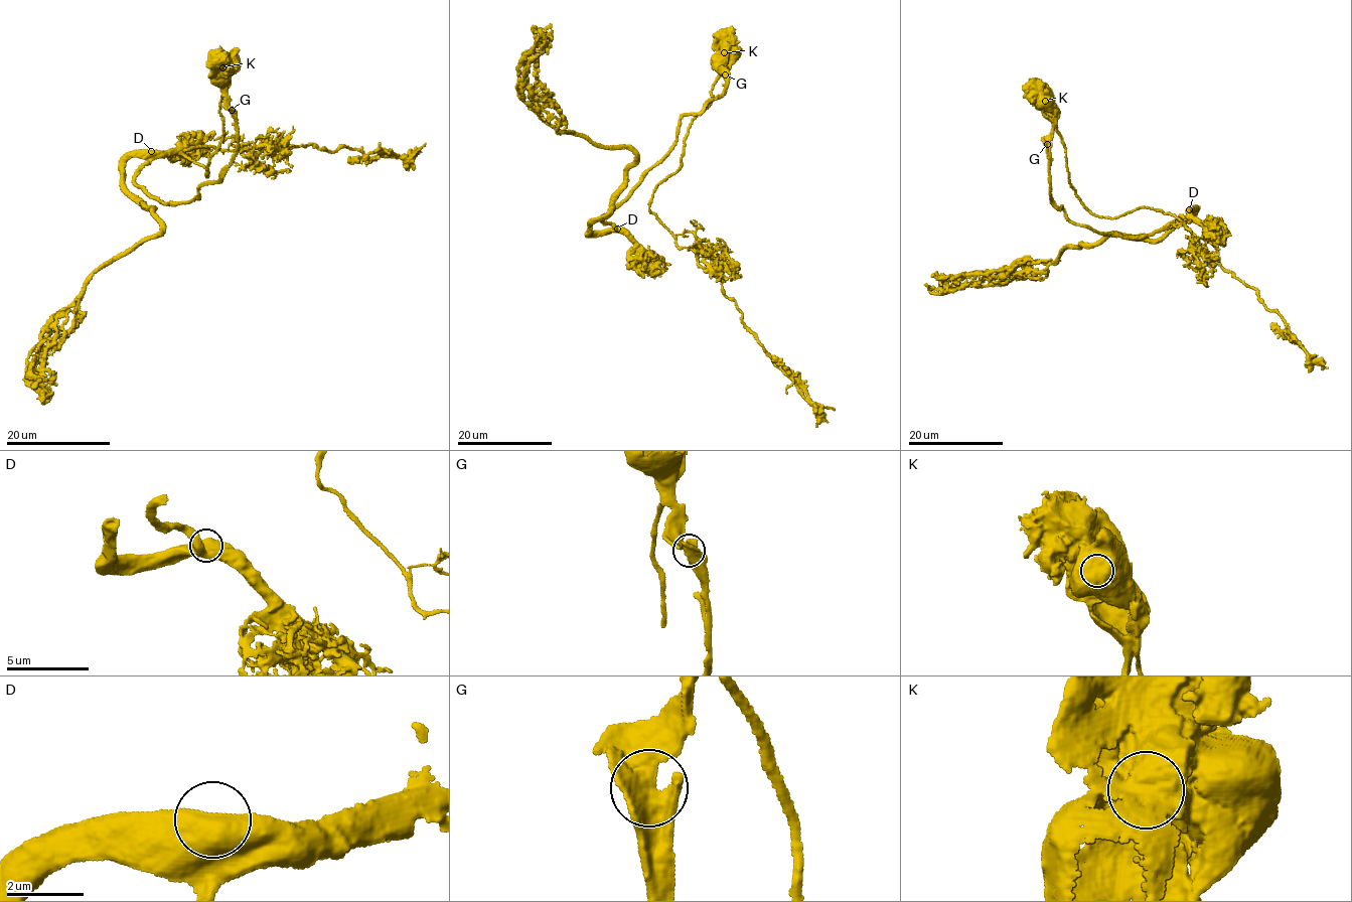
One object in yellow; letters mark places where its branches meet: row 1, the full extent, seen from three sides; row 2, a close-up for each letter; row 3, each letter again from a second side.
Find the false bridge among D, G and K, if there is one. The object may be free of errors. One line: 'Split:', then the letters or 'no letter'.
Split: K

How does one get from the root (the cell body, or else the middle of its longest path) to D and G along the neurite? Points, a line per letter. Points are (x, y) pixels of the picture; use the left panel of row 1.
D: (216, 60), (237, 136), (237, 152), (224, 176), (200, 186), (199, 197), (166, 203), (135, 180), (151, 151)
G: (216, 60), (214, 69), (226, 88), (231, 110)

